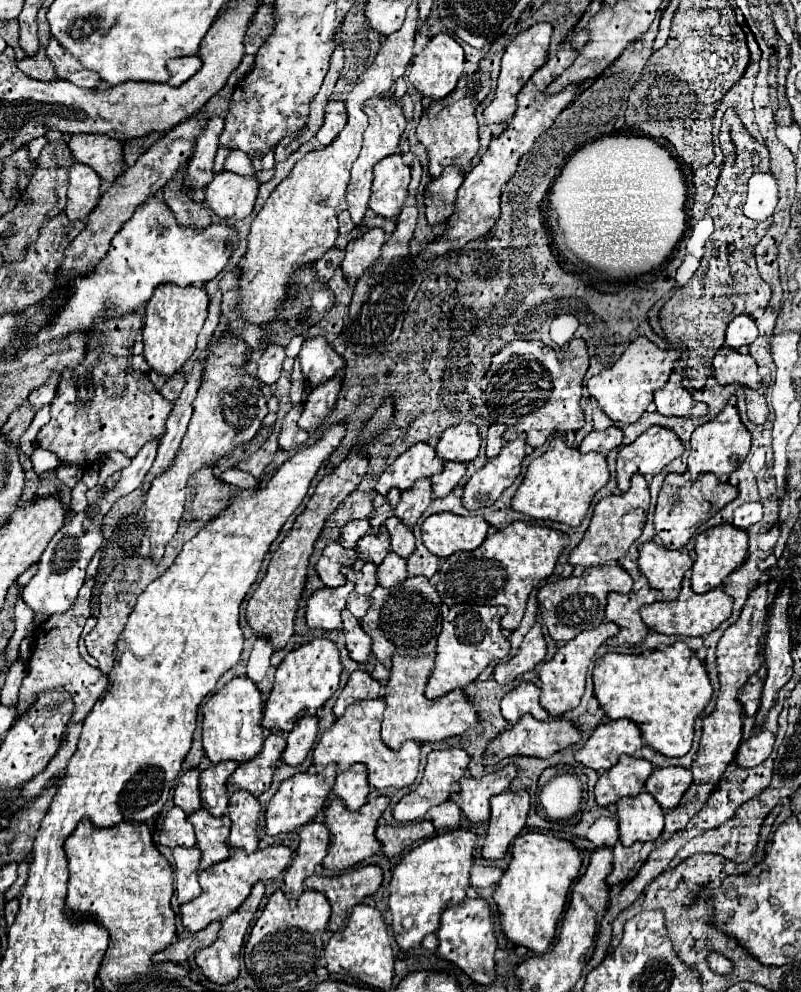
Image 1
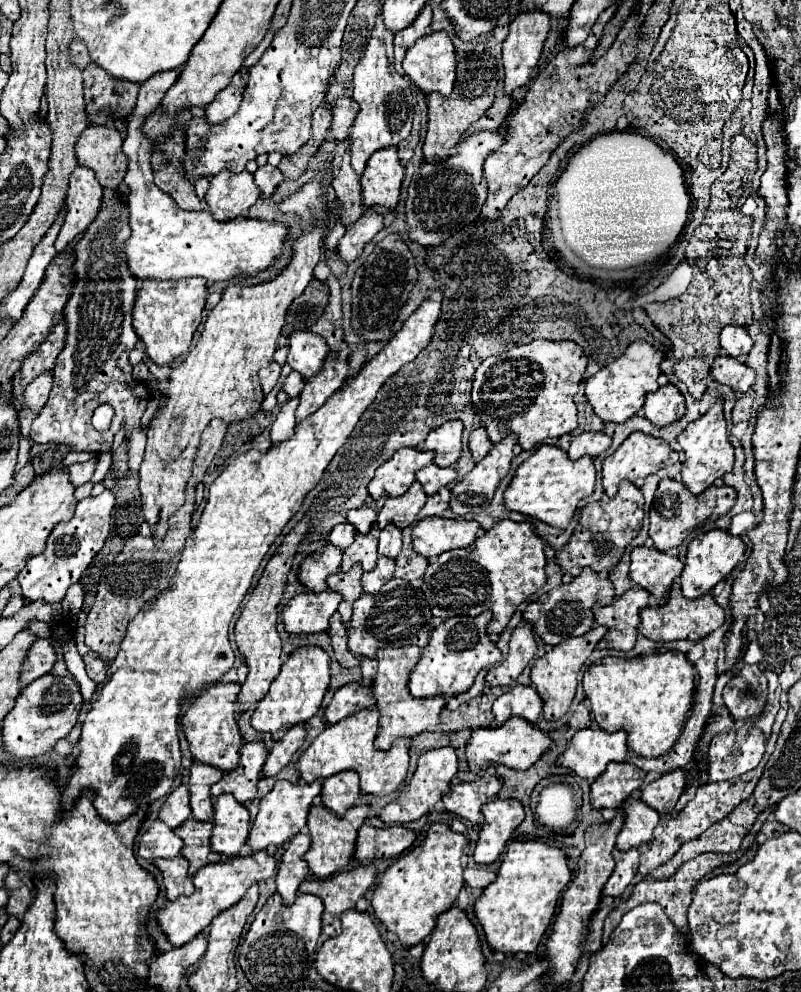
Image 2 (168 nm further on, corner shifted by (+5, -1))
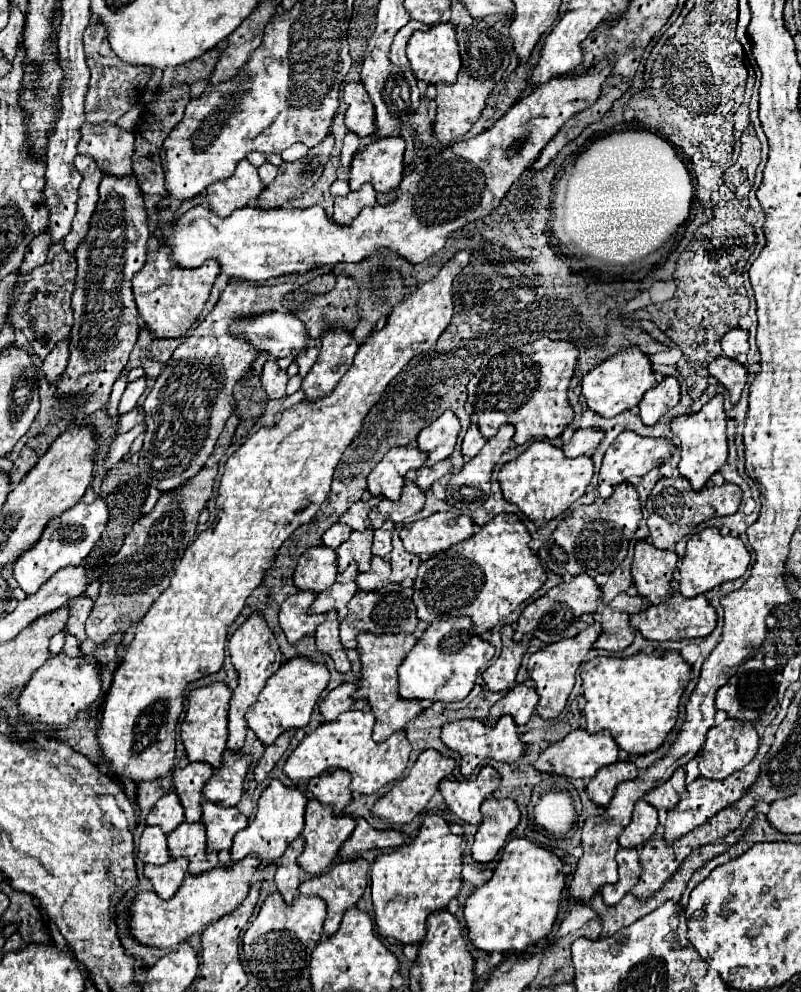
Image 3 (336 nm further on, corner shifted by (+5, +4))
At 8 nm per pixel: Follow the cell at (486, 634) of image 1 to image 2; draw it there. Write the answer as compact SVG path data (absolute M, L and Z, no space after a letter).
M482 613L480 617L456 615L440 623L432 631L430 643L424 647L420 661L410 673L410 681L408 681L410 695L412 697L434 697L434 695L446 697L446 695L466 693L482 669L498 663L502 659L502 653L490 641L486 633L486 625L490 623L490 617L492 617L490 613Z

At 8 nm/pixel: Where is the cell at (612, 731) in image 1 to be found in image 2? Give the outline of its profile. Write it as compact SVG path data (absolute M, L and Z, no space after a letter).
M600 727L580 729L566 751L558 757L558 765L574 771L578 777L596 779L610 761L624 761L628 753L626 733L608 733Z

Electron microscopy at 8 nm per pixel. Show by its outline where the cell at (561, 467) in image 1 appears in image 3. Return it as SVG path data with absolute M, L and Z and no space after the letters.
M536 440L524 454L502 466L498 482L502 486L504 498L508 502L514 502L536 526L542 526L548 520L566 512L586 492L592 474L594 462L590 456L566 458L560 448L552 446L550 442Z

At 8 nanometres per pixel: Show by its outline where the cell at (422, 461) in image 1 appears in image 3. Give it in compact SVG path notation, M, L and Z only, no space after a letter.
M392 448L376 464L368 476L368 490L372 496L398 500L404 488L404 476L408 470L416 470L426 464L426 454L418 448Z

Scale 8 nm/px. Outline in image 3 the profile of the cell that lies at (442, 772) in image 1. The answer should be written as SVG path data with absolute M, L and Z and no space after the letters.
M432 748L424 750L424 752L418 756L416 764L412 766L410 774L408 774L404 780L396 782L396 784L392 786L392 790L390 790L386 796L382 796L382 798L374 804L374 808L372 808L374 816L386 818L386 820L390 820L390 822L394 822L394 824L408 824L408 822L412 822L412 818L414 818L416 814L420 814L420 812L426 808L428 800L430 800L432 794L438 790L440 780L444 780L446 776L452 774L454 766L456 766L454 758L448 758L448 756L444 756L444 754L440 754L440 752L432 750Z

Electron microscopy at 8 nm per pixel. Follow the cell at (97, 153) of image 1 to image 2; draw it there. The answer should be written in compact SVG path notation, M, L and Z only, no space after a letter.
M88 125L76 143L78 165L92 169L102 187L118 189L128 171L122 143L124 137L114 127Z

